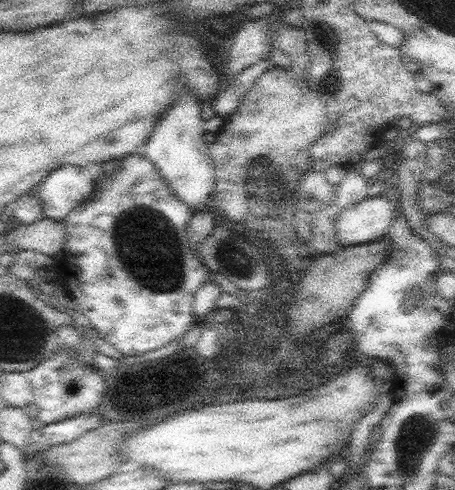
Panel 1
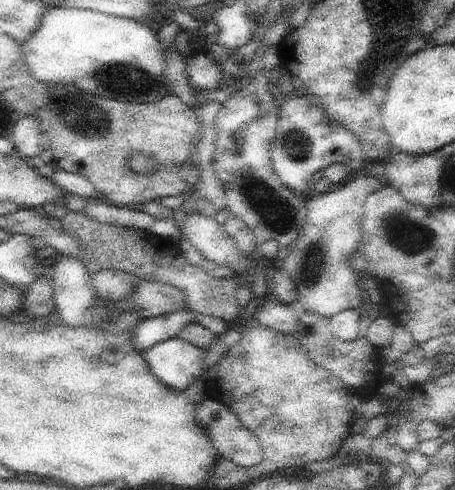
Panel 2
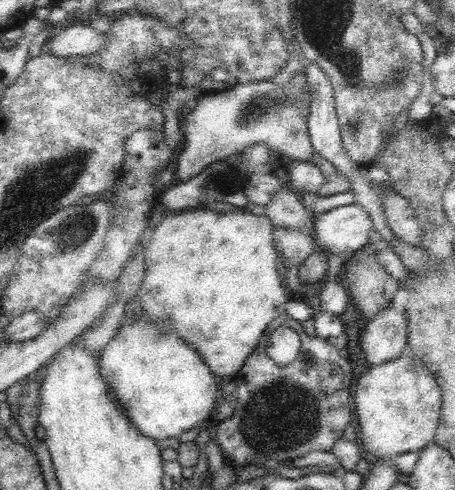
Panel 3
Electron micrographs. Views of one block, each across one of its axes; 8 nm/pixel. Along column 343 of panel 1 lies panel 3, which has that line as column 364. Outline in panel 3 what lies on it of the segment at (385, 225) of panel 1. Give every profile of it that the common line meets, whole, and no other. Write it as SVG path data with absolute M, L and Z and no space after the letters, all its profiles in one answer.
M360 204L338 206L334 210L312 214L316 248L324 254L356 254L366 248L370 232L376 230L368 212Z

